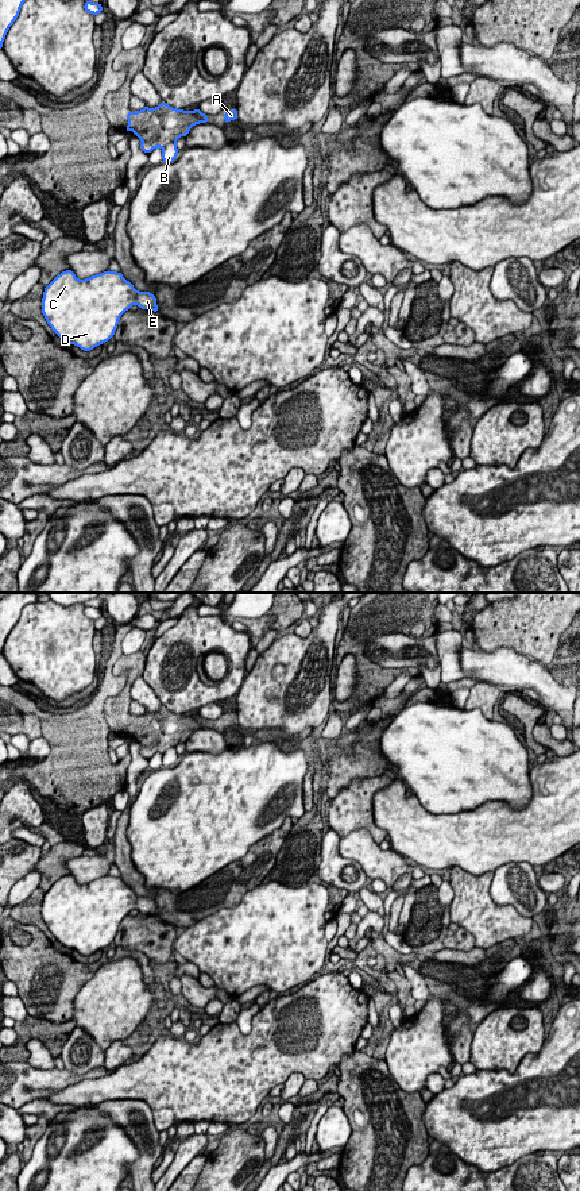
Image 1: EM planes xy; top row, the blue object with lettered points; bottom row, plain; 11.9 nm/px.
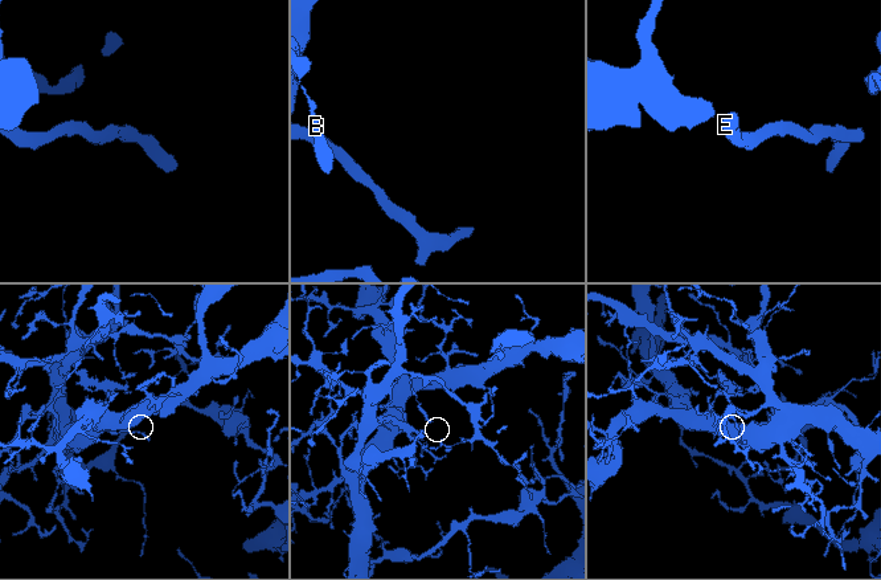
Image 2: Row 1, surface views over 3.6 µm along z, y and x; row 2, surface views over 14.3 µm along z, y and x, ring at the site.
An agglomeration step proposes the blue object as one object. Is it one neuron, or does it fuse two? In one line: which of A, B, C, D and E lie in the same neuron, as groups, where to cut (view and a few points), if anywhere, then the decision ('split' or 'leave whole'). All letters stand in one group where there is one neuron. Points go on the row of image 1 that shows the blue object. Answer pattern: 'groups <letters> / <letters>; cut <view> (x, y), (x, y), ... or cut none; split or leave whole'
groups A / B C D E; cut xy (174, 142), (167, 142), (162, 147); split

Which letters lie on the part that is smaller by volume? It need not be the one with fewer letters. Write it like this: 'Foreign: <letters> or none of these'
Foreign: A

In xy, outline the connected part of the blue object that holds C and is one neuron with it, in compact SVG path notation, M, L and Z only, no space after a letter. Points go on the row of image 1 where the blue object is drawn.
M69 269L45 288L42 313L65 344L76 344L84 351L90 351L115 335L121 315L131 305L158 313L155 296L150 292L138 292L121 273L107 270L86 280L78 280Z

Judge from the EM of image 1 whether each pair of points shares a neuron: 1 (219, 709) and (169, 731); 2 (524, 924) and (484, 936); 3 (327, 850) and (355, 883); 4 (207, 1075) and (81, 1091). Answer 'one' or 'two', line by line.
1: two
2: one
3: one
4: one

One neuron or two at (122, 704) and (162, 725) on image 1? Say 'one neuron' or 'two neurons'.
one neuron

